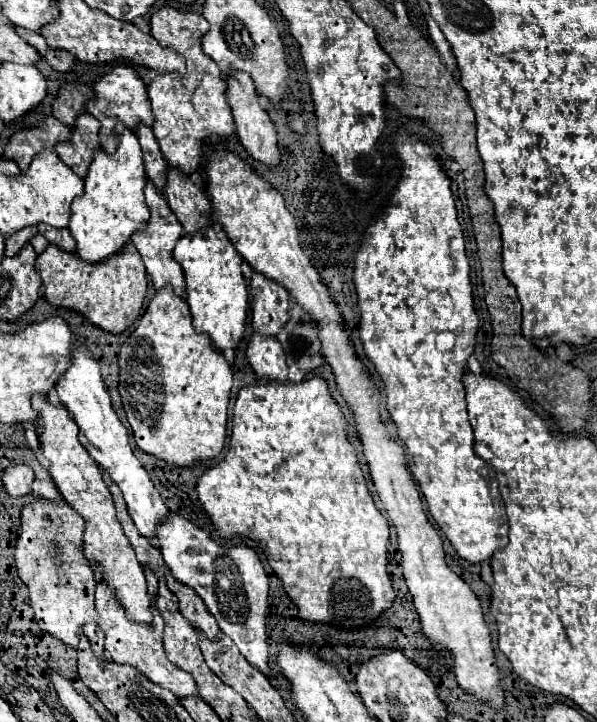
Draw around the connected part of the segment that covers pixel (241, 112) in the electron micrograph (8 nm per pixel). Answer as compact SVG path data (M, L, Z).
M235 71L231 77L227 77L227 85L229 85L227 99L229 99L231 109L233 109L233 117L235 117L235 125L237 125L237 135L239 135L241 145L247 149L247 153L255 161L263 163L265 167L269 167L269 169L279 167L281 159L279 159L279 147L277 147L277 133L275 133L275 127L273 127L269 115L259 105L259 99L255 95L255 85L253 85L251 75Z

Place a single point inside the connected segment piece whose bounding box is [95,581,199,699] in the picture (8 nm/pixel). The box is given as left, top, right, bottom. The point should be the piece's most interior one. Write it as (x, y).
(126, 643)

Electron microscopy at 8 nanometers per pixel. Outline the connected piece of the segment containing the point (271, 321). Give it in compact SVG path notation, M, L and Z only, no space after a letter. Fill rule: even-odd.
M253 273L251 277L251 325L255 333L277 337L289 319L289 295L279 283Z

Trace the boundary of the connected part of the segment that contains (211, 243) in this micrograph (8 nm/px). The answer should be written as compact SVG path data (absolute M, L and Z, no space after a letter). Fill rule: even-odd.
M207 227L197 235L183 235L175 245L175 259L183 267L187 281L187 305L193 315L195 331L207 333L217 351L237 349L245 333L249 291L241 273L243 259L231 239L225 233L217 233L213 227Z

